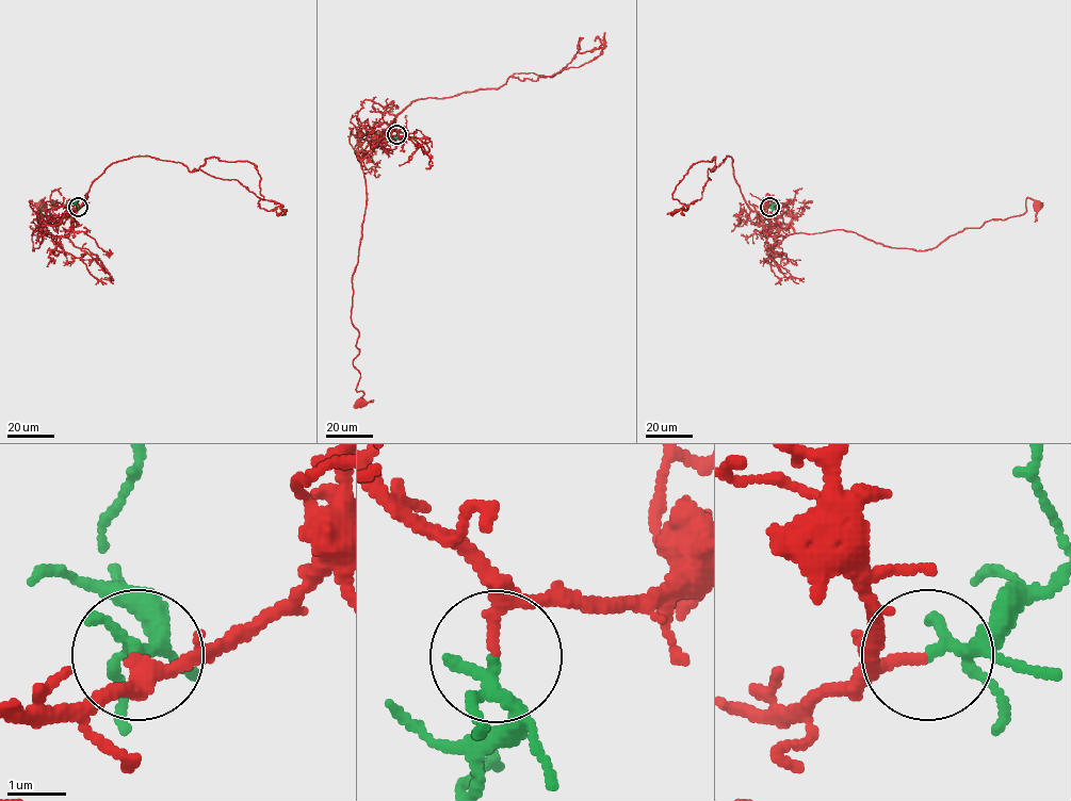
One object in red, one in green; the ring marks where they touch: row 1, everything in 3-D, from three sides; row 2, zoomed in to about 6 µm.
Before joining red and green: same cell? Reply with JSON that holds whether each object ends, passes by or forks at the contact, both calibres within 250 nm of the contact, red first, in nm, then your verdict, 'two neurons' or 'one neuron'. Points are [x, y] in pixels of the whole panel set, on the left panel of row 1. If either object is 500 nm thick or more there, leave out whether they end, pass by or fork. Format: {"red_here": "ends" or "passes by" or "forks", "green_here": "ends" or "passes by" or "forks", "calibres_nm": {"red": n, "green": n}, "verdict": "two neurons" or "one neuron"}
{"red_here": "ends", "green_here": "passes by", "calibres_nm": {"red": 190, "green": 170}, "verdict": "one neuron"}

